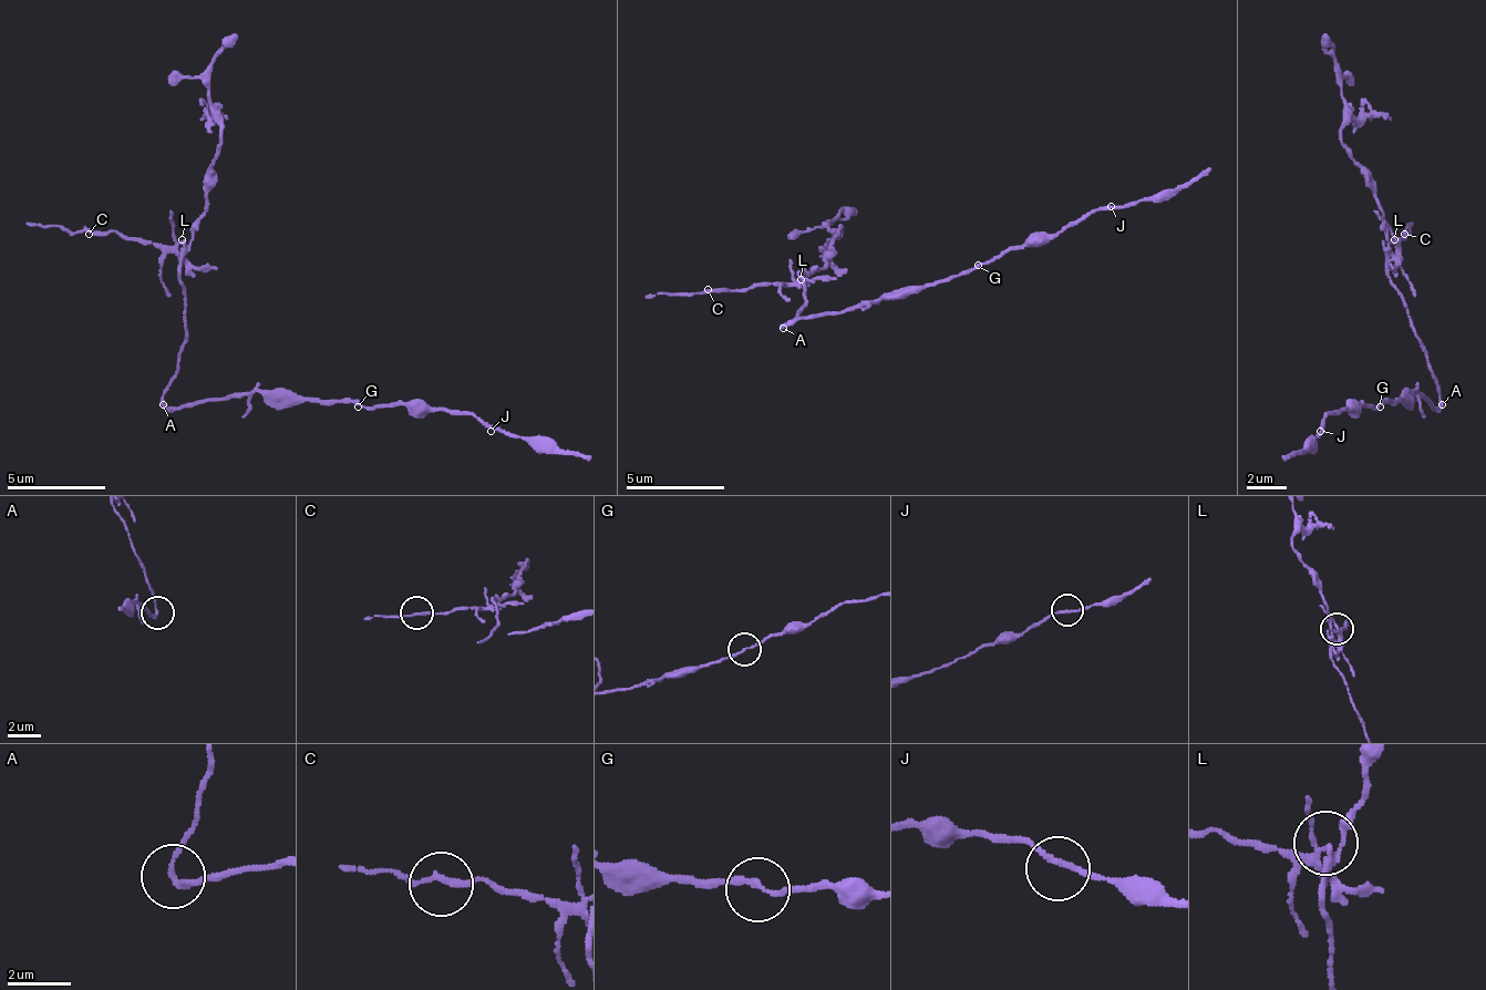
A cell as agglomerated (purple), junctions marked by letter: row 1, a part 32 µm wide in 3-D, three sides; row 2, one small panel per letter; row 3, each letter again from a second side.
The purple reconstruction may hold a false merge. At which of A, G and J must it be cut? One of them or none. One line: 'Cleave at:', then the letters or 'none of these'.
Cleave at: A

